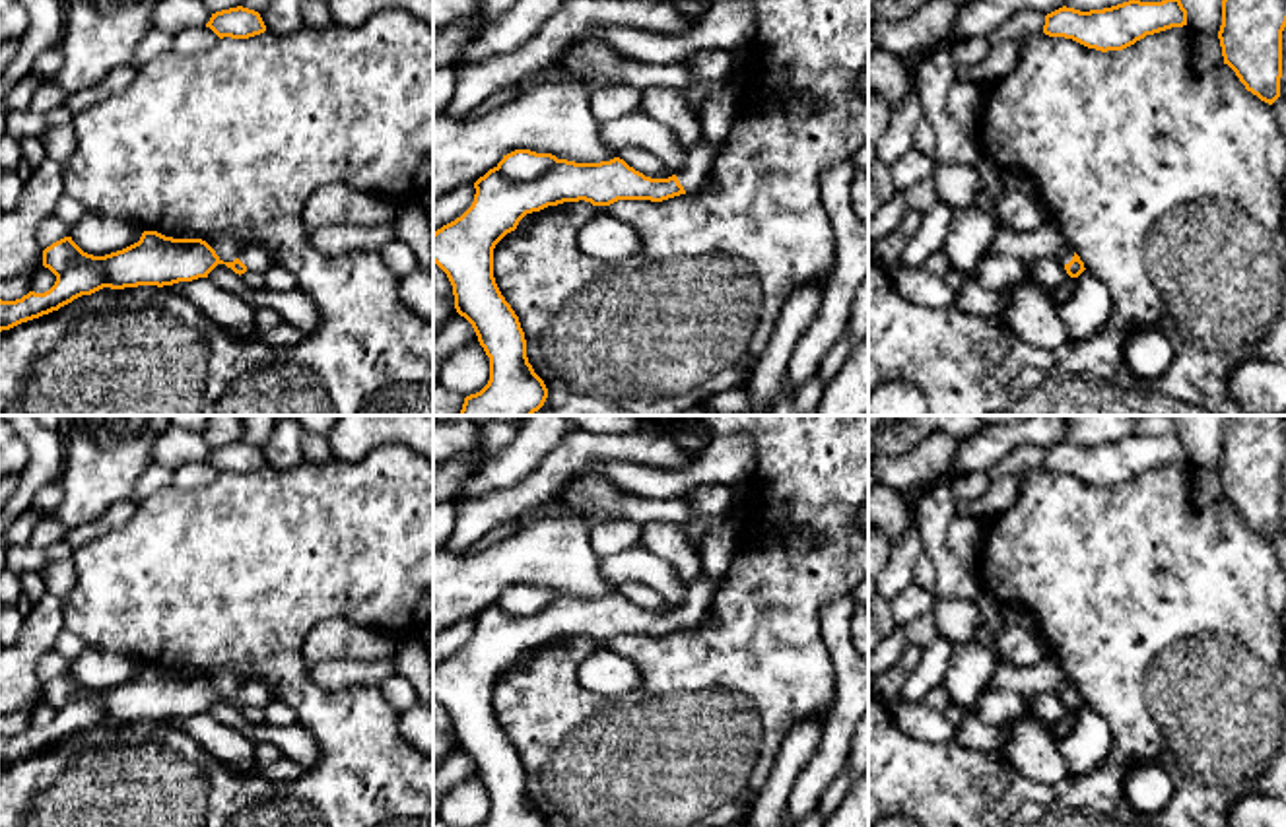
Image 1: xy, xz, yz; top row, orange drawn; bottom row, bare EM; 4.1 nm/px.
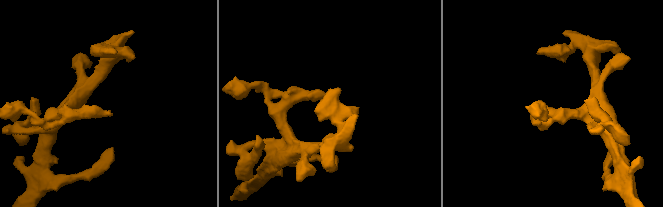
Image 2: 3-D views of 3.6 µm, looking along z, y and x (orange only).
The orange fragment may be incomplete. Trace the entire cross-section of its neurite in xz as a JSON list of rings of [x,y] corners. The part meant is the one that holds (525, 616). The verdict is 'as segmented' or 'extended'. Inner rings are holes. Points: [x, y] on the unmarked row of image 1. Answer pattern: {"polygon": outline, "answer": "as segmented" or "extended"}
{"polygon": [[[705,571],[686,584],[686,602],[668,613],[651,613],[614,592],[600,598],[575,598],[558,594],[552,588],[515,584],[474,617],[472,641],[455,656],[433,668],[433,697],[447,709],[455,744],[464,751],[486,790],[490,792],[490,815],[480,827],[548,827],[544,815],[534,808],[526,792],[526,775],[519,751],[501,730],[493,712],[493,683],[519,656],[532,646],[563,637],[591,637],[610,641],[618,635],[662,637],[680,629],[694,629],[707,619],[723,579],[713,579]]], "answer": "extended"}

